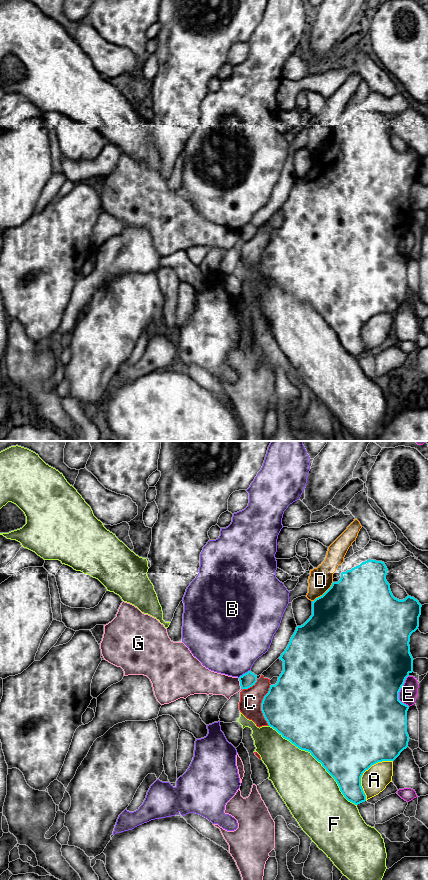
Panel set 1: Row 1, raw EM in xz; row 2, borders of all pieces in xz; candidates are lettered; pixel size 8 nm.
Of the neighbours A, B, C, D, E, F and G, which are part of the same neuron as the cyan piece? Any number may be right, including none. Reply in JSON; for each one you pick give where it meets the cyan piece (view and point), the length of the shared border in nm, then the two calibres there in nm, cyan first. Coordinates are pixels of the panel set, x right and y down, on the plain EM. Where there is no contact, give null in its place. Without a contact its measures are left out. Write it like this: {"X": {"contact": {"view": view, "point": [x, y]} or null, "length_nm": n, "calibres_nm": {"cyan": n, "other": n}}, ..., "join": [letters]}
{"join": []}

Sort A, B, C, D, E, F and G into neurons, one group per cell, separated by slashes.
A / B / C / D / E / F / G

